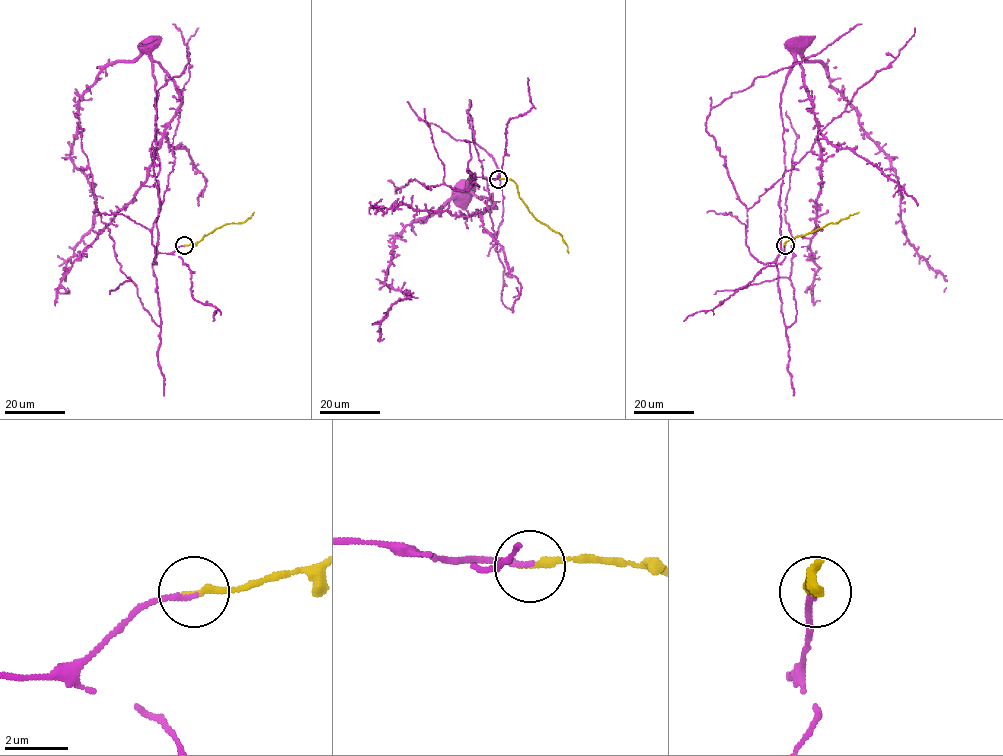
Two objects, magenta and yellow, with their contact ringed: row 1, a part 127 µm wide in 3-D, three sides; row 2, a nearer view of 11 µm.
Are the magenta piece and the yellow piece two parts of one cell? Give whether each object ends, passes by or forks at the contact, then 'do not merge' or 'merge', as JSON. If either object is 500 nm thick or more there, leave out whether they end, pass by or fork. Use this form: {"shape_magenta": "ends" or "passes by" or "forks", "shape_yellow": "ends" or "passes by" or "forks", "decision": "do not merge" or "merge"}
{"shape_magenta": "ends", "shape_yellow": "ends", "decision": "merge"}

